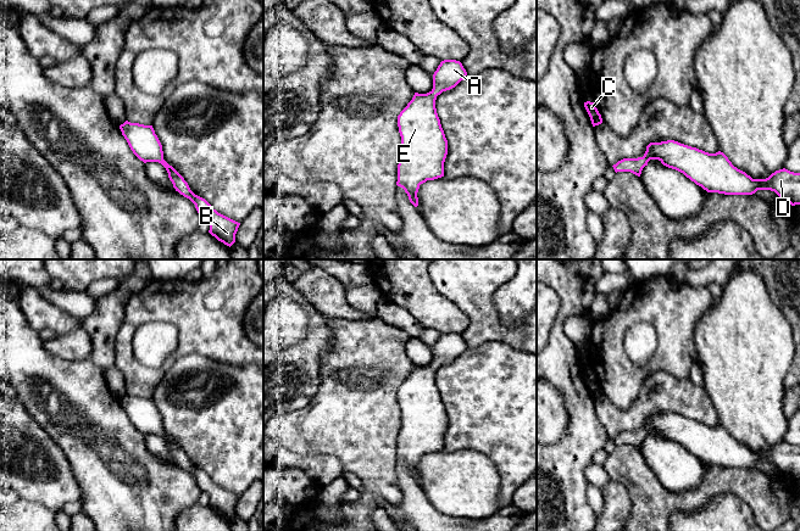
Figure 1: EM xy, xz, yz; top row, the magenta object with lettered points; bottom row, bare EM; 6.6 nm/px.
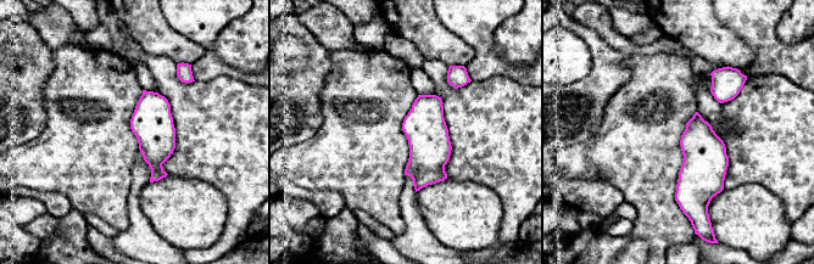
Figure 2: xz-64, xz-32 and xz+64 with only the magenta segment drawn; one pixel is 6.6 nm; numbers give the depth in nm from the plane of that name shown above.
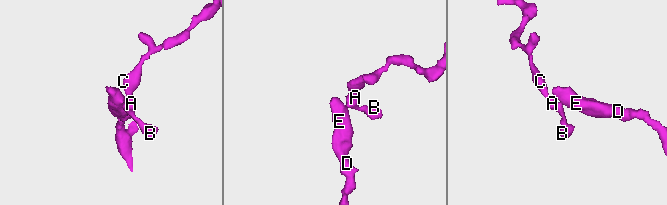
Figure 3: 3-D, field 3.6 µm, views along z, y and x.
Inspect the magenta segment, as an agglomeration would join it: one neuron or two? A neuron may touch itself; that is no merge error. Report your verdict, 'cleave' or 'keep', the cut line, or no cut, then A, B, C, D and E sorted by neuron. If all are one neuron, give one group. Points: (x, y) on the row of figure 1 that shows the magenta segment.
keep; no cut; A B C D E

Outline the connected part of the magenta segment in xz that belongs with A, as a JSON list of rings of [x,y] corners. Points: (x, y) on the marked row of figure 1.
[[[441,61],[433,74],[433,89],[427,94],[415,93],[398,116],[401,156],[396,185],[405,190],[415,207],[420,185],[444,177],[448,140],[435,108],[437,96],[455,88],[466,76],[460,61]]]

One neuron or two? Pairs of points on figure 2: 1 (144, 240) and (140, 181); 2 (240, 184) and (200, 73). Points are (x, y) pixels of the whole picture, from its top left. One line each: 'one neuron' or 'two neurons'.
1: one neuron
2: two neurons

